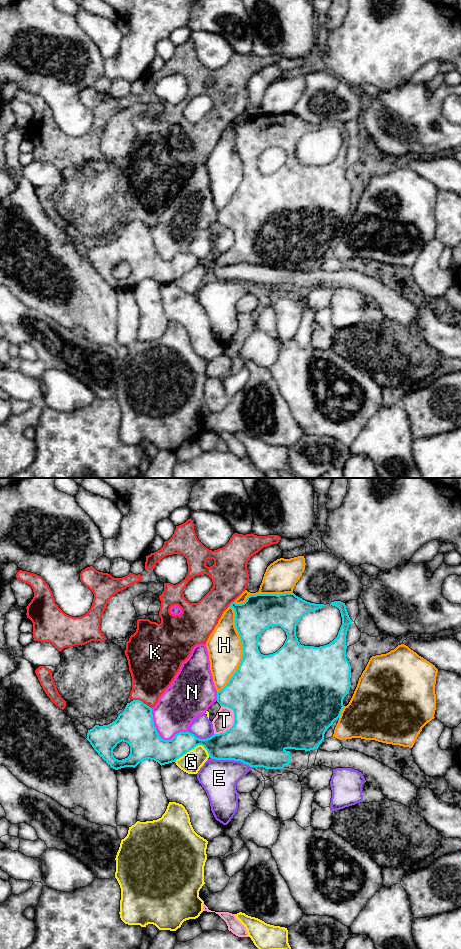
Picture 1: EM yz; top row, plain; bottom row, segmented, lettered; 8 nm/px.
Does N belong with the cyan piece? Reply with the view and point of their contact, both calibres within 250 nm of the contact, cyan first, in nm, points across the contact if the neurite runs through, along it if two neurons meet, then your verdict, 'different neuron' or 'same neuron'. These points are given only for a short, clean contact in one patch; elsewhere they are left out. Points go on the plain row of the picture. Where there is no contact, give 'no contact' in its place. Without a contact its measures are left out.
contact yz (159, 256); calibres 300 and 320 nm; same neuron

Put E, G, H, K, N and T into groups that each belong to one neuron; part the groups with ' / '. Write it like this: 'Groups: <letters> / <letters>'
Groups: E / G / H / K / N / T

